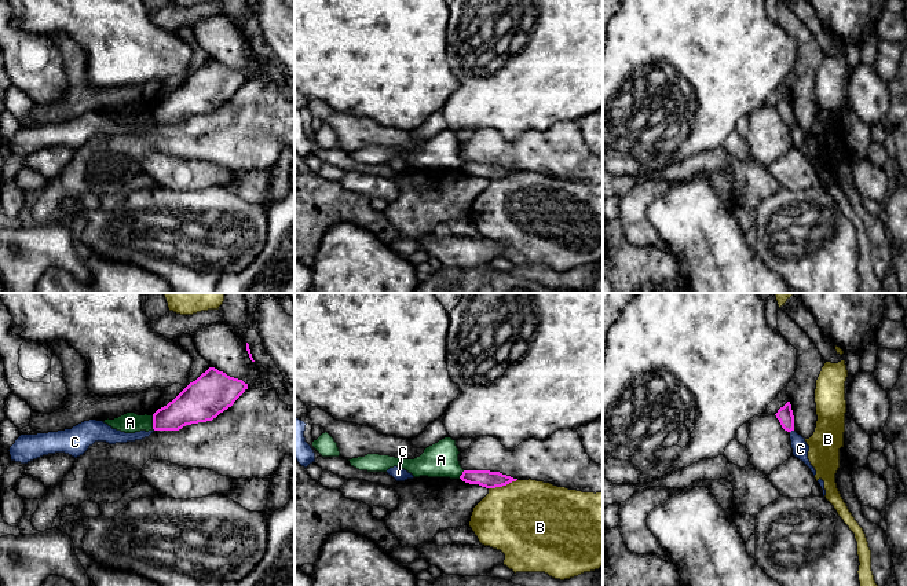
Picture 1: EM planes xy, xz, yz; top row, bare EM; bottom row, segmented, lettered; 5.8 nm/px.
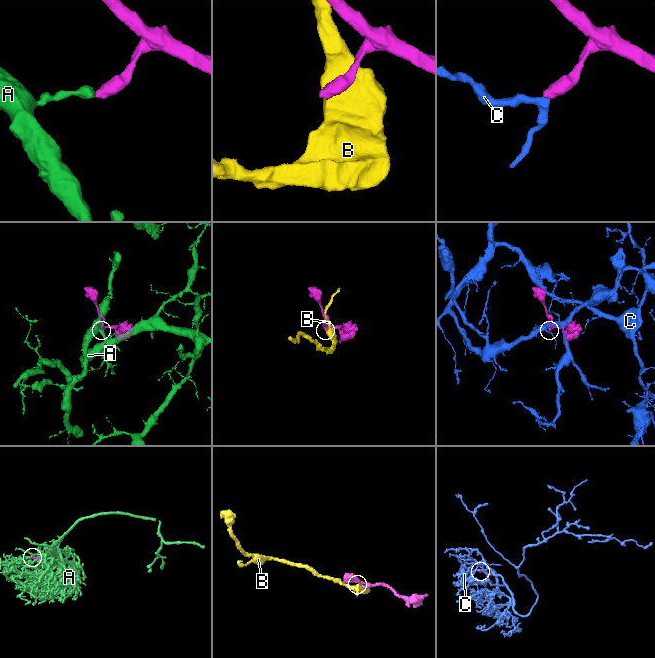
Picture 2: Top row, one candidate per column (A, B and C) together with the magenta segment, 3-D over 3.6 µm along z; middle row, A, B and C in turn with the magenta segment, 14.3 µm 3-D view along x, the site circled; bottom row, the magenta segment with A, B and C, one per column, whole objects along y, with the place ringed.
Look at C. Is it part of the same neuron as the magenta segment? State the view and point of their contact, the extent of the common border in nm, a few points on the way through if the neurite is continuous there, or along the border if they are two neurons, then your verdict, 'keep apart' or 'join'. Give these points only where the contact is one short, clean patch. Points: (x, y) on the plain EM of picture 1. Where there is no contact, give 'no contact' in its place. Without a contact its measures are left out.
yz (792, 121) | 30 nm | along yz (793, 121), (790, 124) | keep apart

